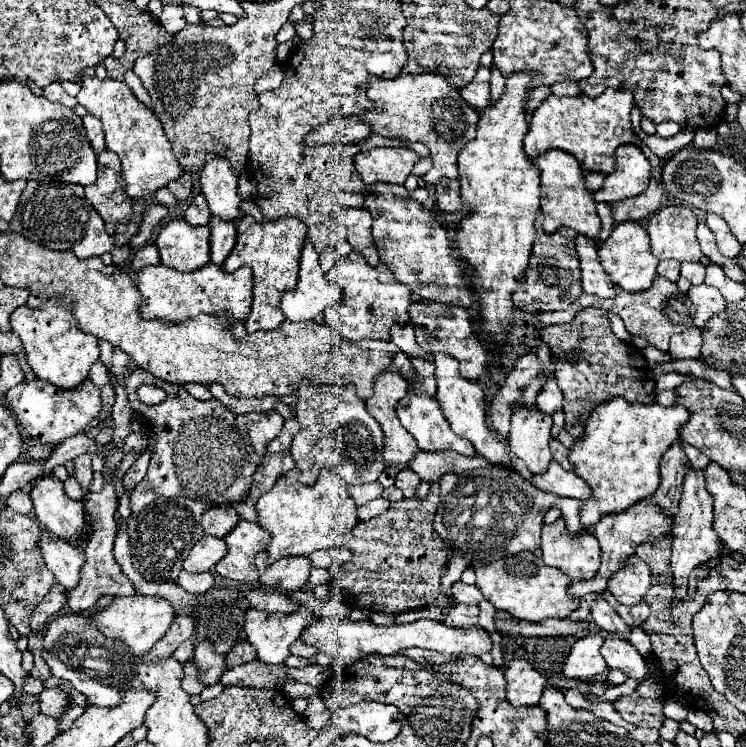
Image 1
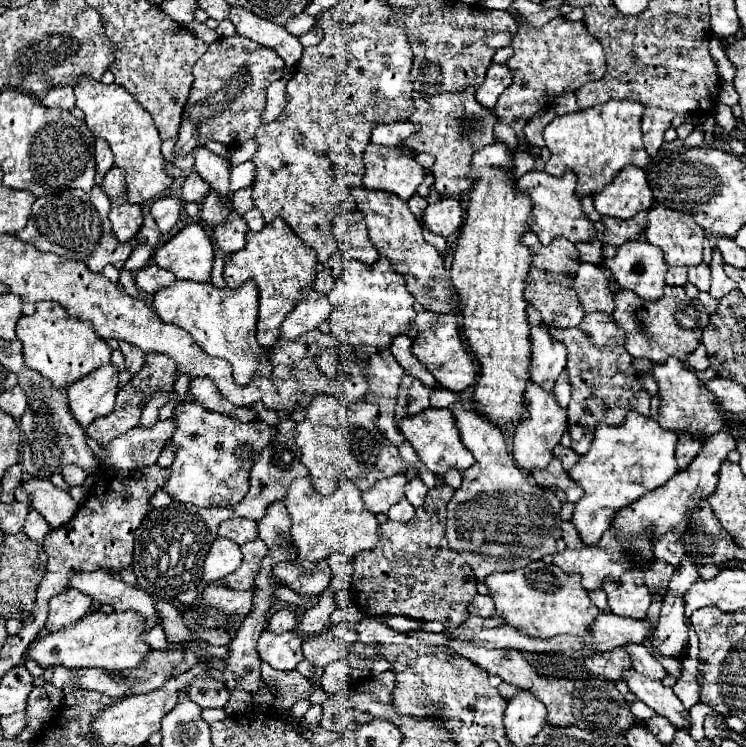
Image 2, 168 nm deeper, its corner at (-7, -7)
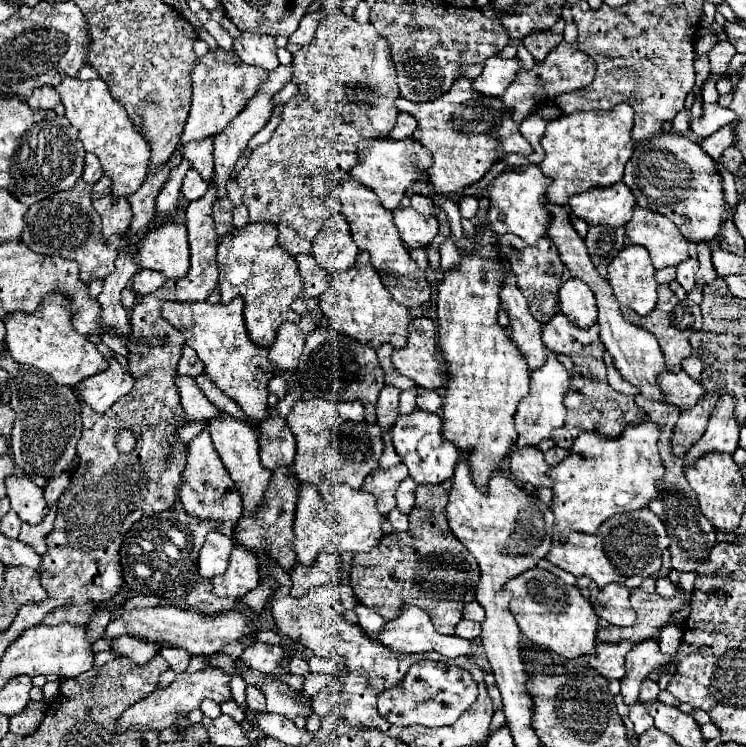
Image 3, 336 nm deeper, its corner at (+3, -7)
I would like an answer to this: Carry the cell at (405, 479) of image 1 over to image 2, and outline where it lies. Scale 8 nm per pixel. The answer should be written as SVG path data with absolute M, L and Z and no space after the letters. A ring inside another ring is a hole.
M414 476L414 478L408 480L408 484L404 486L404 492L406 492L406 498L410 500L410 504L414 504L414 506L422 506L428 490L426 490L424 482L422 482L418 476Z

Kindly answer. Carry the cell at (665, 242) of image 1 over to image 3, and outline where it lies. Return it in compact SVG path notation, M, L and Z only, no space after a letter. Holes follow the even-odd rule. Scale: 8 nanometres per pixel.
M634 208L632 220L626 224L626 236L632 244L640 244L650 252L656 270L678 266L688 258L688 240L666 216L648 208Z

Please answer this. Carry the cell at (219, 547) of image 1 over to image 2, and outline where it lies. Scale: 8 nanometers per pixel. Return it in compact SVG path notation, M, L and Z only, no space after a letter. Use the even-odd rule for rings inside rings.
M216 538L206 560L204 560L204 574L202 578L206 582L216 582L234 572L242 562L240 548L230 542L228 538Z

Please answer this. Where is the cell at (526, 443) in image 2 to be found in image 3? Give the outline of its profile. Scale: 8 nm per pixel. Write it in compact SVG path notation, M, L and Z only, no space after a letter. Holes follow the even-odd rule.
M548 352L548 358L546 358L544 366L534 370L534 372L530 372L530 392L518 404L518 410L516 410L516 416L514 416L518 440L516 440L514 448L536 446L540 440L550 438L552 430L556 430L558 426L564 424L566 408L564 408L562 398L564 398L568 386L570 386L570 376L568 376L566 368L558 362L554 352Z

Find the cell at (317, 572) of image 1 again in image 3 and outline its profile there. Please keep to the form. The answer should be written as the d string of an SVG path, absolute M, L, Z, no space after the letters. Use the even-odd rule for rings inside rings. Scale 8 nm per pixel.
M236 546L230 556L230 566L222 576L212 578L212 592L219 597L241 598L260 584L258 560L254 552Z

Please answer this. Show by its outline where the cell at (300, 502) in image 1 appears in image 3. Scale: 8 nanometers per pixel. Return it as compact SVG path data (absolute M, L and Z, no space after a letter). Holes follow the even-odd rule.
M302 484L298 498L298 512L294 520L294 550L298 562L304 566L314 564L318 554L342 554L342 552L370 552L380 538L384 516L376 508L376 498L366 492L356 492L346 484L332 490L330 502L324 502L314 484Z

